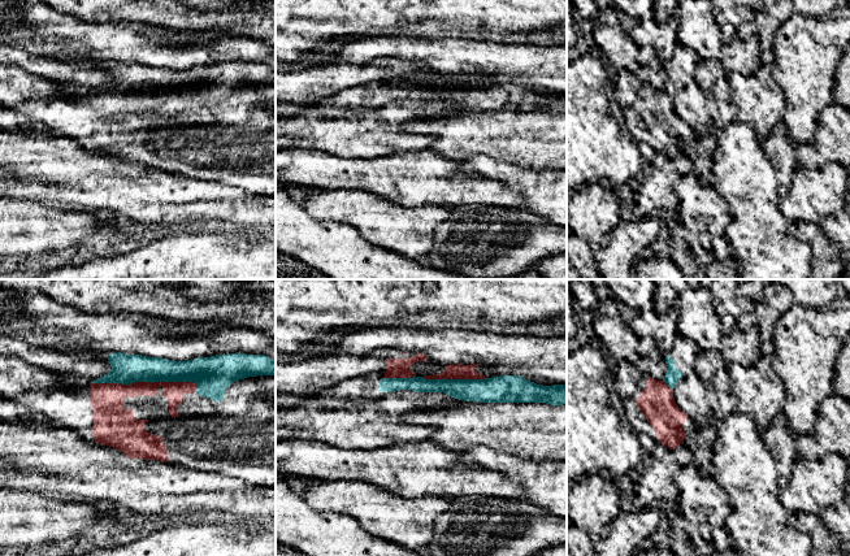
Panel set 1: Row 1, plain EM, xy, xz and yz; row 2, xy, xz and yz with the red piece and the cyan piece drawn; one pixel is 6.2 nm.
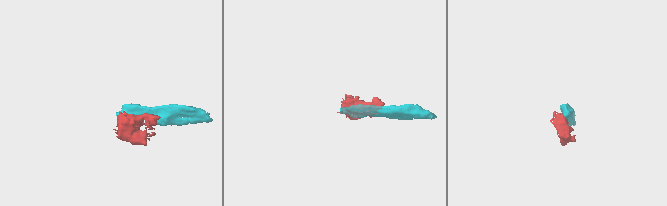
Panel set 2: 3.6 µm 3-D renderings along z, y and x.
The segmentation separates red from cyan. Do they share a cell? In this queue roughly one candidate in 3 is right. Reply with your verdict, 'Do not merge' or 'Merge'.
Do not merge

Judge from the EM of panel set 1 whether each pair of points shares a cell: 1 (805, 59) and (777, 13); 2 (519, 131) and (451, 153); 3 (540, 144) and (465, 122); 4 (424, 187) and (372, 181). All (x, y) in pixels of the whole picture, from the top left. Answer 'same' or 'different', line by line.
1: different
2: same
3: same
4: same

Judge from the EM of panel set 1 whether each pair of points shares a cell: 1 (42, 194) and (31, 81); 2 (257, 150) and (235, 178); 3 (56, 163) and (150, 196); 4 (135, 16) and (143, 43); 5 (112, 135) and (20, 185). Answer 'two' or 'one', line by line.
1: two
2: one
3: one
4: two
5: two

